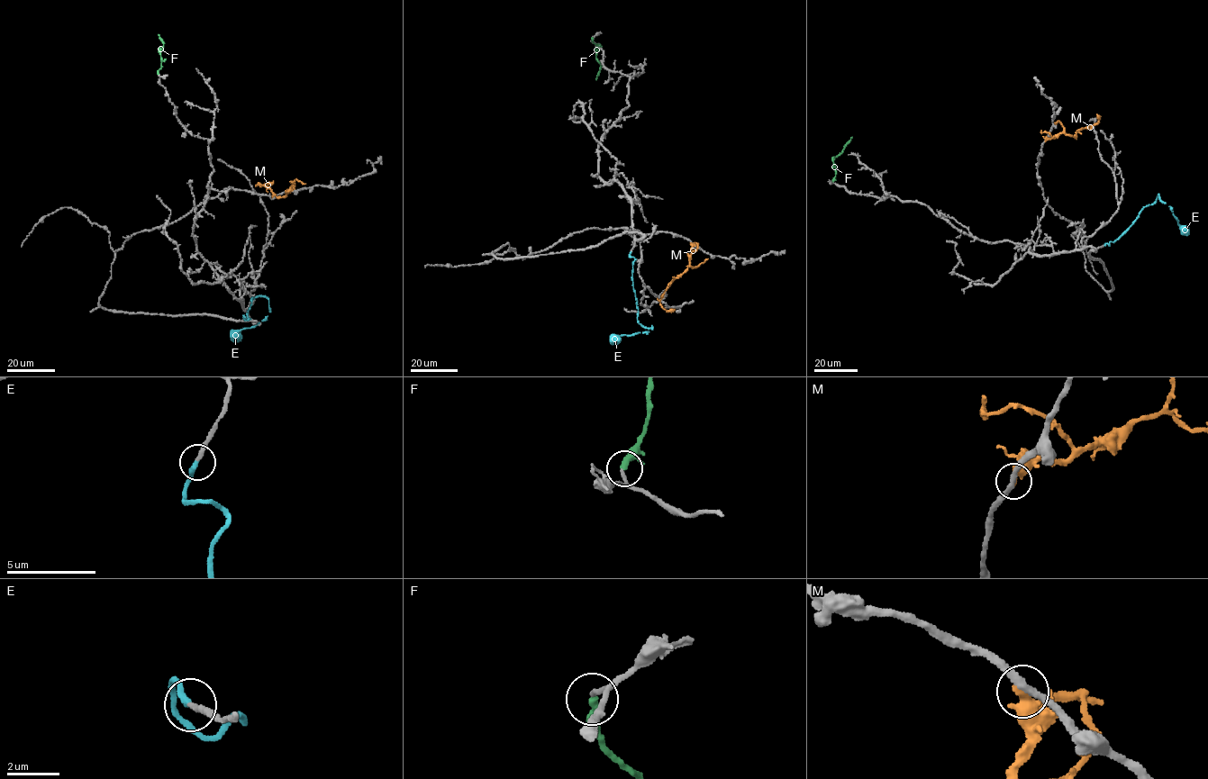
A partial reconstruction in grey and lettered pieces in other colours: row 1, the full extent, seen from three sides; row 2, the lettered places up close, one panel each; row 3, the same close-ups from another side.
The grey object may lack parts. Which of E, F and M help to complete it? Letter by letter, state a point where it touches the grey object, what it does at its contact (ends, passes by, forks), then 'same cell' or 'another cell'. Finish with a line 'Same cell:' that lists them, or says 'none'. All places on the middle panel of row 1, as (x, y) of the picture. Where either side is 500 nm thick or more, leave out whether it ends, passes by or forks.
E: (631, 251) | it ends | same cell
F: (592, 38) | it passes by | another cell
M: (692, 242) | it ends | another cell
Same cell: E

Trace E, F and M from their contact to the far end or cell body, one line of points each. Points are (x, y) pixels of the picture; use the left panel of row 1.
E: (245, 317), (249, 320), (247, 315), (251, 298), (268, 299), (267, 317), (234, 333), (231, 339)
F: (158, 73), (161, 66), (158, 49), (163, 42), (158, 34)
M: (289, 192), (285, 196), (277, 196), (270, 188), (258, 184), (263, 185), (274, 181)

